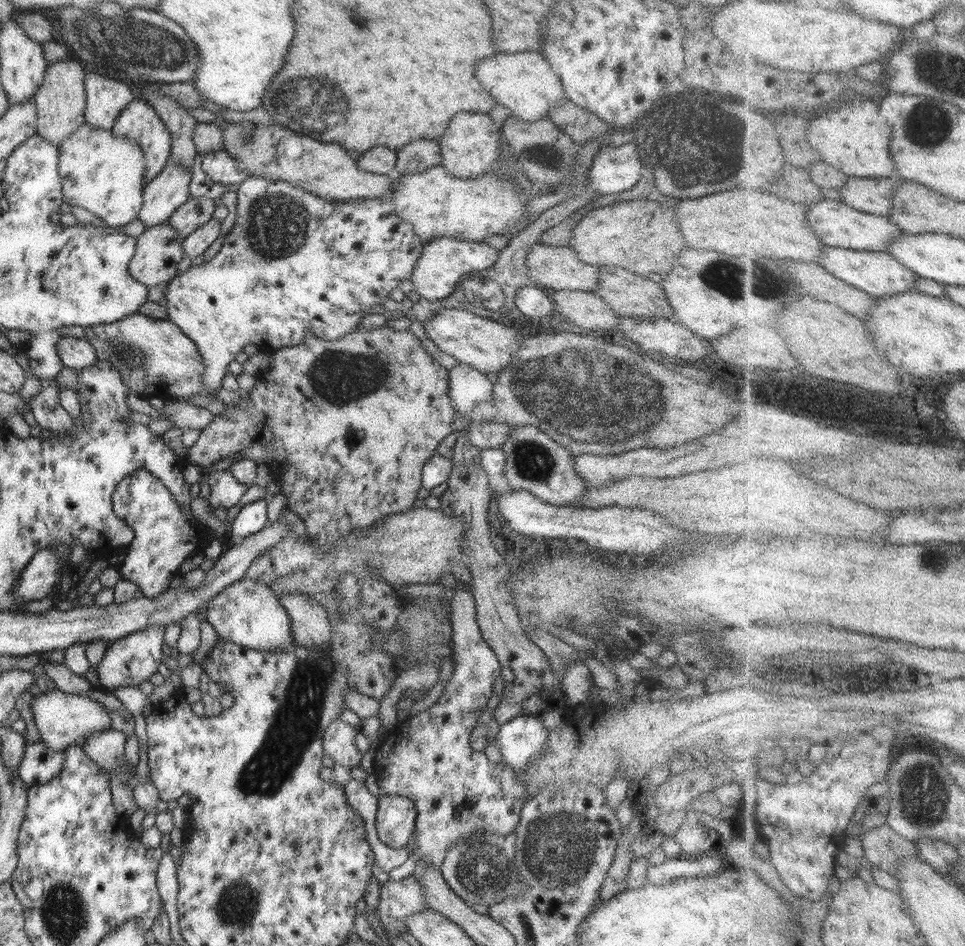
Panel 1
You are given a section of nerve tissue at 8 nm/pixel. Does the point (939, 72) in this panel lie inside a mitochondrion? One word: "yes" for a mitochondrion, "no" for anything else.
yes

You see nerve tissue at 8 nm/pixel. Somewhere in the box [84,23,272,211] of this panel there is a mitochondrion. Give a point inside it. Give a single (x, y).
(244, 140)

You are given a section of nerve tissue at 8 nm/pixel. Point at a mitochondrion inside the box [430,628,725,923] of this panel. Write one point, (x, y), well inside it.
(559, 848)

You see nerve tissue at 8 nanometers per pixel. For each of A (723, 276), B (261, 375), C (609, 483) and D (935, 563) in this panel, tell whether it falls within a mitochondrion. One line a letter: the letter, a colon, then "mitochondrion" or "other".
A: mitochondrion
B: other
C: other
D: mitochondrion

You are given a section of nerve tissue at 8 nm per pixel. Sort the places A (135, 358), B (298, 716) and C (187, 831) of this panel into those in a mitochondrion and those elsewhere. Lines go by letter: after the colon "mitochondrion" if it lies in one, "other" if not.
A: mitochondrion
B: mitochondrion
C: other

